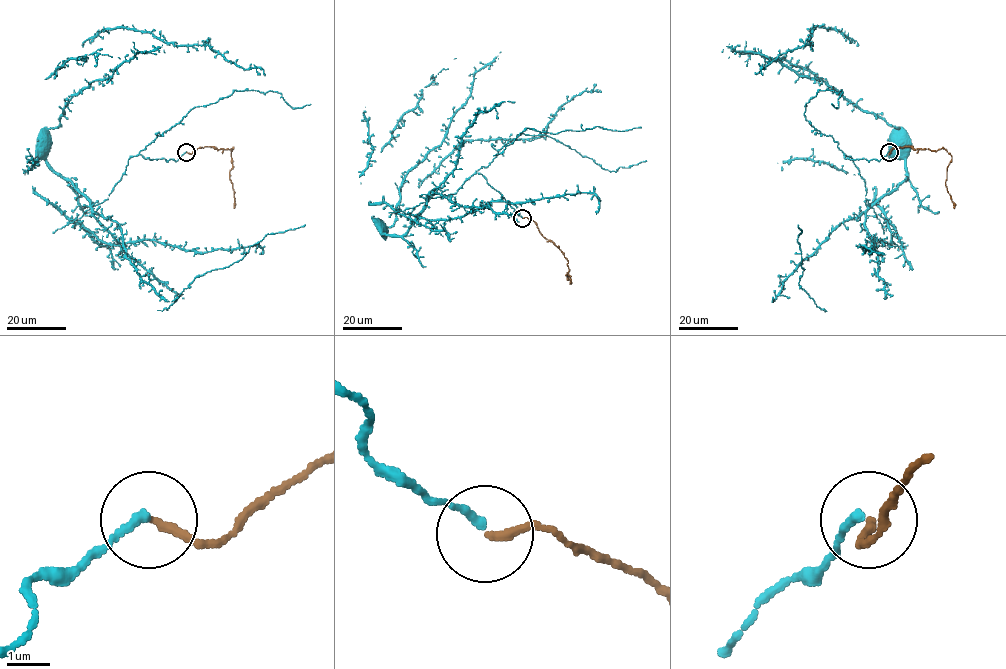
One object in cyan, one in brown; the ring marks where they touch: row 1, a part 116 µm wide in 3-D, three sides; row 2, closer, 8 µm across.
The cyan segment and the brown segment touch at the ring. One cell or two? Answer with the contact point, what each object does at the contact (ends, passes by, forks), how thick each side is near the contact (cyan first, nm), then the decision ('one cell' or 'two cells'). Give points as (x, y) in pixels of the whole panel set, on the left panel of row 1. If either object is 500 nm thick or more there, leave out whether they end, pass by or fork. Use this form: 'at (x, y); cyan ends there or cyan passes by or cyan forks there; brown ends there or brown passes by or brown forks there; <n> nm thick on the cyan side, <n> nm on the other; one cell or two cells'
at (186, 152); cyan ends there; brown ends there; 200 nm thick on the cyan side, 180 nm on the other; one cell

